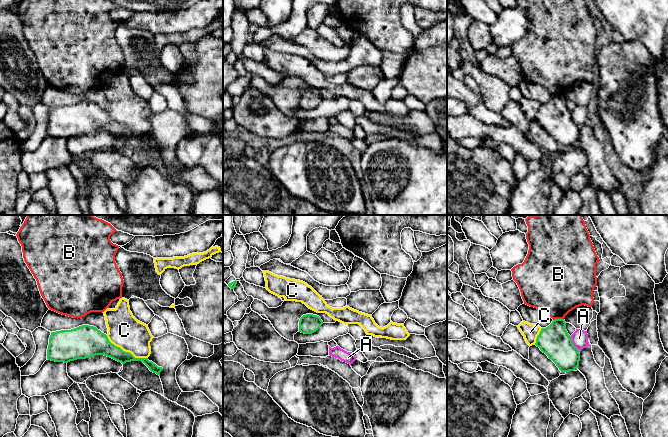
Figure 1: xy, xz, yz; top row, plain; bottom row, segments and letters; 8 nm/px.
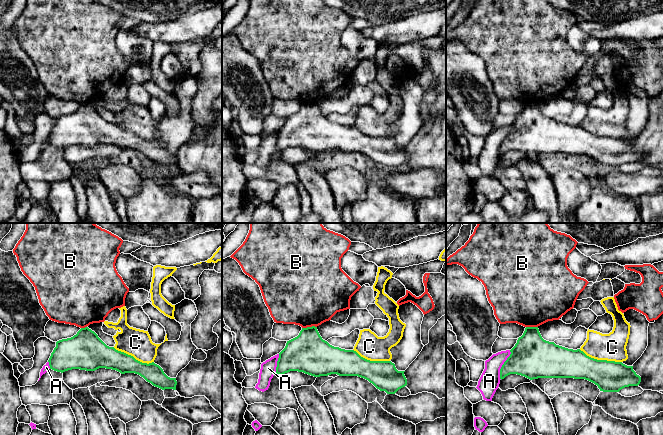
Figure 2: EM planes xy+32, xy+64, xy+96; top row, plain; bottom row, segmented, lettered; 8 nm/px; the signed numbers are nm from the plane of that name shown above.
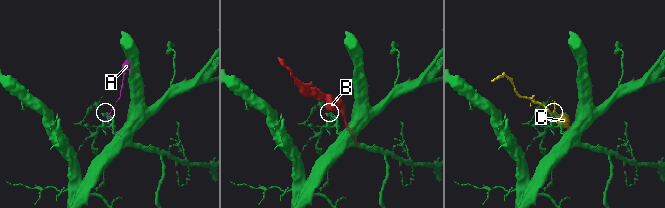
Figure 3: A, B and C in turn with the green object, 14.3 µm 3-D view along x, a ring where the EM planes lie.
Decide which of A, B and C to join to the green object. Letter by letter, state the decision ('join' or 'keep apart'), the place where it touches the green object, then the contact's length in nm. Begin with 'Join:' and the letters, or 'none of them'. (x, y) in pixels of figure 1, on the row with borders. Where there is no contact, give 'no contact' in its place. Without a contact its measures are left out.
Join: none of them
A: keep apart; contact yz (572, 343); length 140 nm
B: keep apart; contact yz (558, 319); length 90 nm
C: keep apart; contact xy (126, 352); length 380 nm

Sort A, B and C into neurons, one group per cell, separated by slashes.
A / B / C

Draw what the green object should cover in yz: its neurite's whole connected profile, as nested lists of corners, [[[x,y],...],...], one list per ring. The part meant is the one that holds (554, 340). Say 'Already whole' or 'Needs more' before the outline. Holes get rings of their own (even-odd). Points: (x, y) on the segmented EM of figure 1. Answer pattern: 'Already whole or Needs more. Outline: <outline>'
Already whole. Outline: [[[555,319],[548,327],[542,328],[537,336],[535,345],[556,364],[561,372],[574,371],[578,368],[580,353],[572,343],[571,336],[566,330],[564,319]]]

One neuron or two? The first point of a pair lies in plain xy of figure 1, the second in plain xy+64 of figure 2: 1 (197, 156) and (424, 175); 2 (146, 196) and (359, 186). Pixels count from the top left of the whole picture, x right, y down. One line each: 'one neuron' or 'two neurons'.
1: two neurons
2: two neurons

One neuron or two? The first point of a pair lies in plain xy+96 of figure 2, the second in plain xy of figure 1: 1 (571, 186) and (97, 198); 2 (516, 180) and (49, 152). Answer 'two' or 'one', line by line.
1: two
2: one

